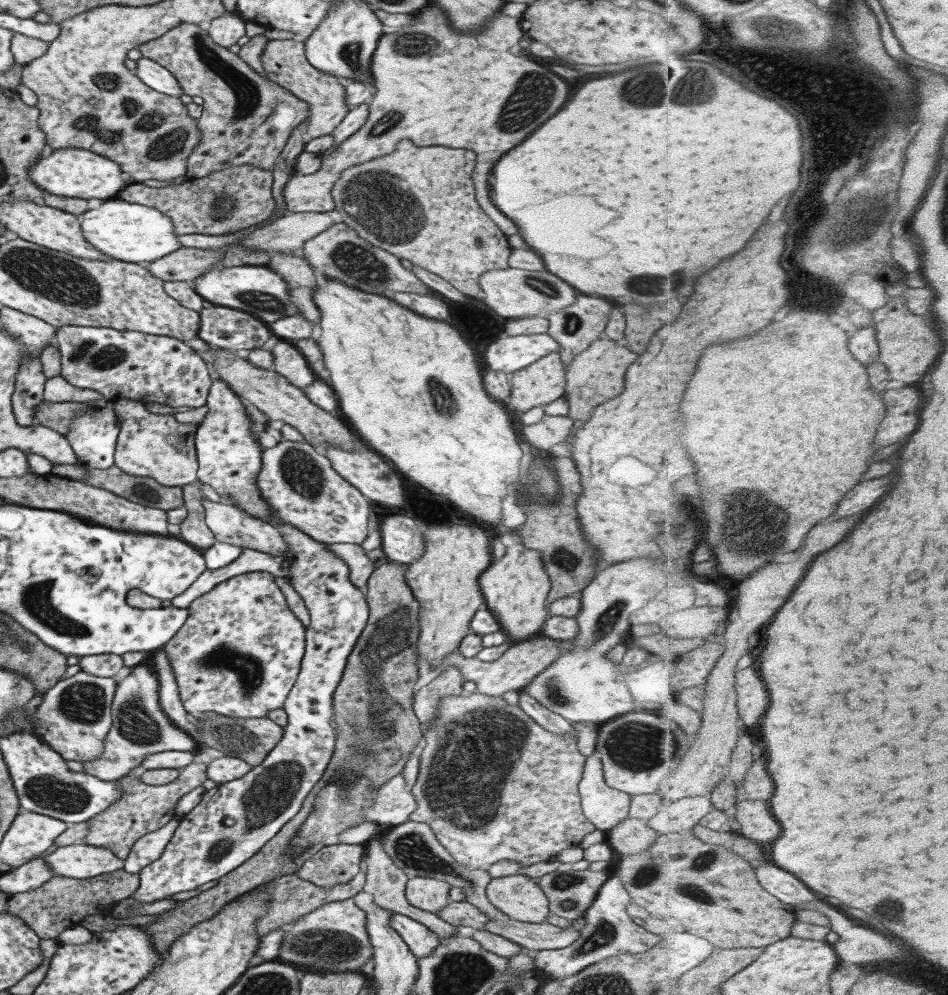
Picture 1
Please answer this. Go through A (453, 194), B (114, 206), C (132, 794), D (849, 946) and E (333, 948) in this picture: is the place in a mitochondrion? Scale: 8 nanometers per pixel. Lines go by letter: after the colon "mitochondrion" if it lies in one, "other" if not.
A: other
B: other
C: other
D: other
E: mitochondrion

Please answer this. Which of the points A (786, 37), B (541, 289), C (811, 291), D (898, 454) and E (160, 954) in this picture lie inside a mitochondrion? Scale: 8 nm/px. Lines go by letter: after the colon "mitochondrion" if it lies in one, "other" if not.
A: mitochondrion
B: mitochondrion
C: mitochondrion
D: other
E: other

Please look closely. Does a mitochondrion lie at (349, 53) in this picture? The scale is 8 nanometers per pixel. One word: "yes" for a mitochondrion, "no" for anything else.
yes

